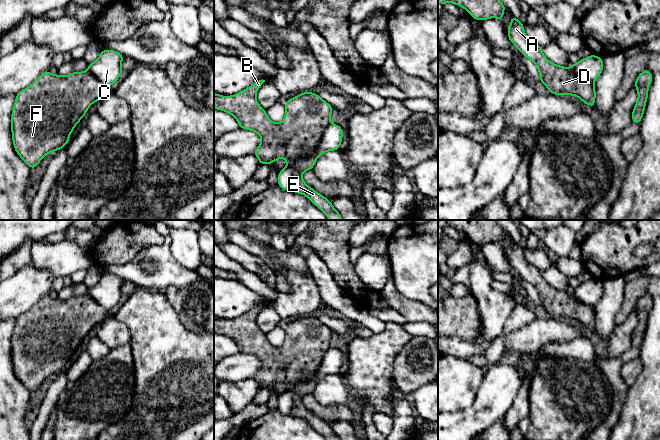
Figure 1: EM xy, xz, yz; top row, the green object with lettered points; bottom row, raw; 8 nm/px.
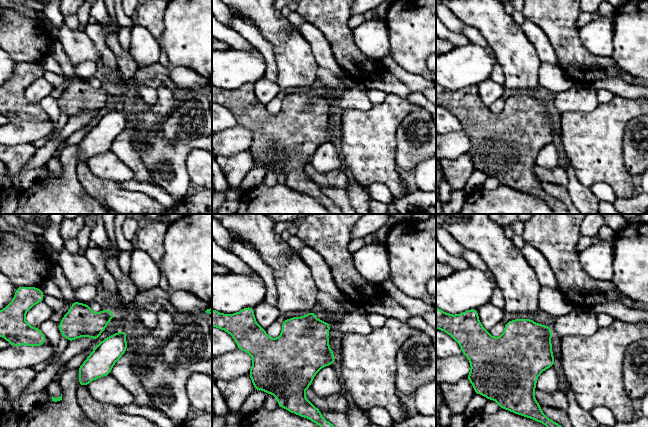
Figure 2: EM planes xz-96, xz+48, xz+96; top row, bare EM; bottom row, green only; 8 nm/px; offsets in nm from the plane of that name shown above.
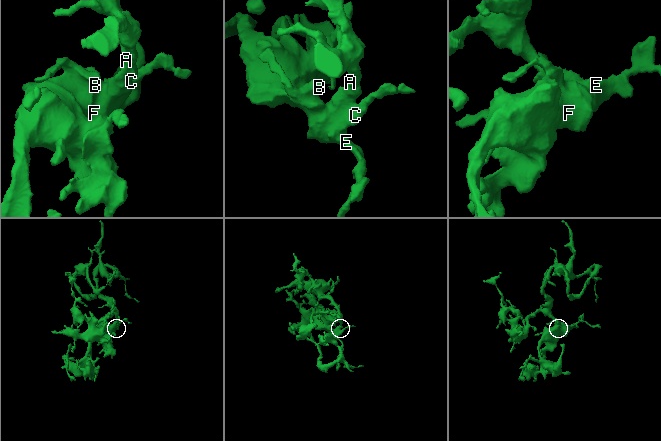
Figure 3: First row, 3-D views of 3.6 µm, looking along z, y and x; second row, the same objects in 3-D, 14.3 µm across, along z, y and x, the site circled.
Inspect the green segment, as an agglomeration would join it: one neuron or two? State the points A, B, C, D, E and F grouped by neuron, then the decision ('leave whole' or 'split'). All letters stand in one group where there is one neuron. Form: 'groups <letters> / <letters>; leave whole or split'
groups A B D E F / C; split

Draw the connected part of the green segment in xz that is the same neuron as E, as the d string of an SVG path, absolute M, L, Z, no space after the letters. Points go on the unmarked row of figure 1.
M294 395L290 414L305 419L314 429L323 435L326 440L341 440L333 431L329 423L312 413L304 406L302 398L303 397L300 395Z

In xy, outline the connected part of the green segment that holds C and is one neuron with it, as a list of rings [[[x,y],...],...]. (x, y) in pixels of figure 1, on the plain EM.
[[[102,274],[98,283],[90,287],[87,294],[109,311],[123,298],[123,282],[124,280],[115,274]]]

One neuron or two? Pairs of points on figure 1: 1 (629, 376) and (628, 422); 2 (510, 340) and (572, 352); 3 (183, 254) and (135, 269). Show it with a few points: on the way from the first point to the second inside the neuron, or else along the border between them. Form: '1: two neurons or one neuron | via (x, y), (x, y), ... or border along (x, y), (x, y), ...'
1: two neurons | border along (643, 367), (637, 380), (629, 387)
2: two neurons | border along (565, 340), (545, 343), (535, 352)
3: two neurons | border along (169, 245), (172, 256), (183, 266), (194, 270)

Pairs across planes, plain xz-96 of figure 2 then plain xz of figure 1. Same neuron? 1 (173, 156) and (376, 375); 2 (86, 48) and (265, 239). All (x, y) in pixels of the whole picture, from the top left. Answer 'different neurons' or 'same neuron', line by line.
1: different neurons
2: different neurons

